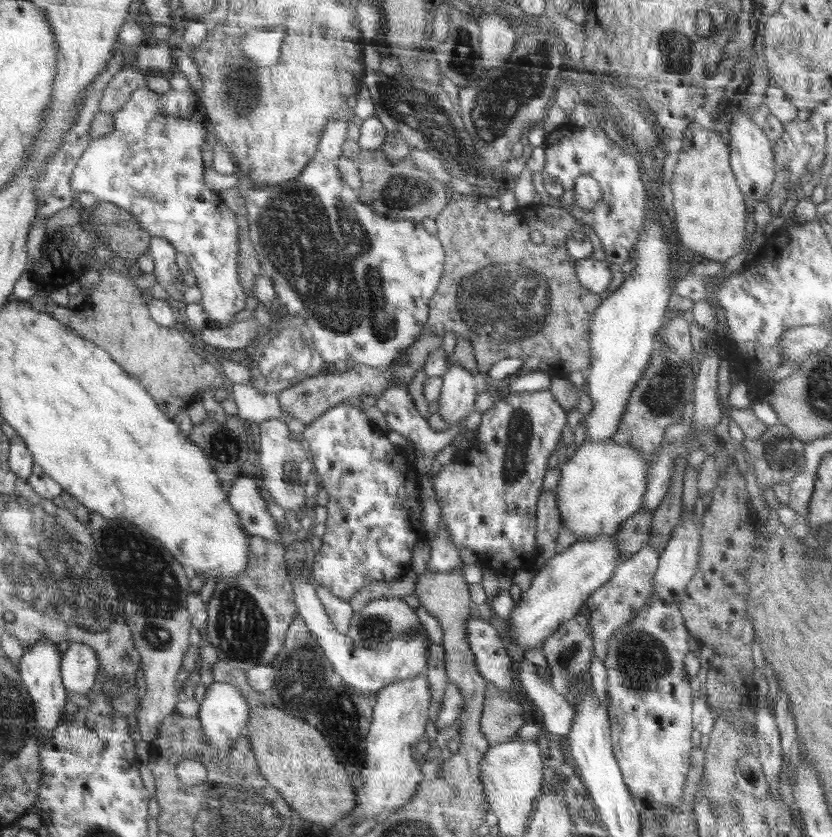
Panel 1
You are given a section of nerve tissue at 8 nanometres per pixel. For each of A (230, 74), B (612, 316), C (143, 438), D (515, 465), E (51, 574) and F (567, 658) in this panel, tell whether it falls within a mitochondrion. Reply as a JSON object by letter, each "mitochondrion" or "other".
{"A":"mitochondrion","B":"other","C":"other","D":"mitochondrion","E":"mitochondrion","F":"mitochondrion"}

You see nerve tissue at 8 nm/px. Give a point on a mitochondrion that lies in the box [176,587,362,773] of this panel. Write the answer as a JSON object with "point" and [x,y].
{"point":[303,674]}

